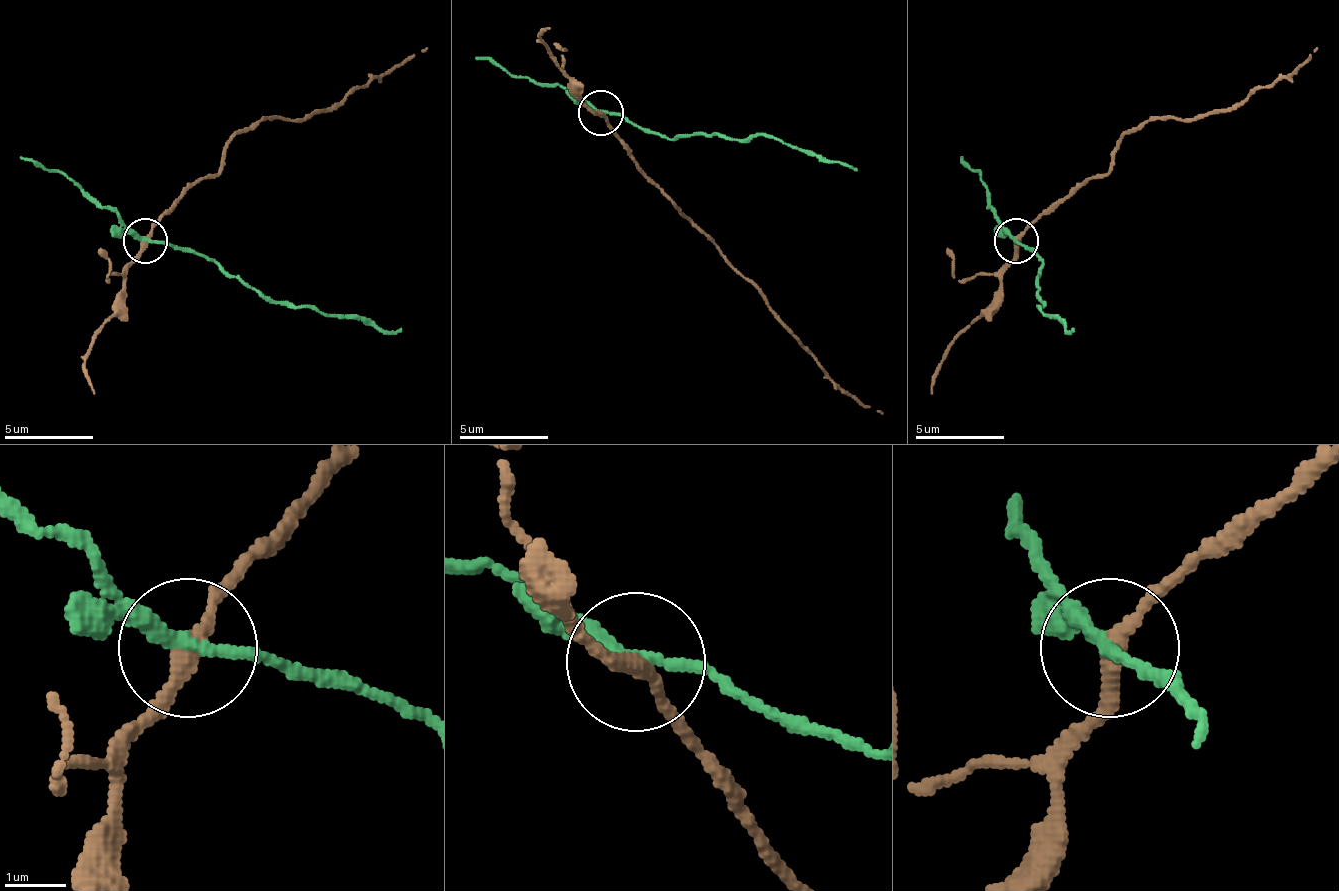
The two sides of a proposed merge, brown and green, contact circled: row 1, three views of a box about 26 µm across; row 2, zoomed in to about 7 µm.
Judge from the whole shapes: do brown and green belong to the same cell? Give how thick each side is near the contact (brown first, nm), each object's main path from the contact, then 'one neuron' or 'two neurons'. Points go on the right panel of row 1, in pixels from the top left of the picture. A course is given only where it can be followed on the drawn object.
280/200 nm | brown via (1017, 242), (1084, 184), (1111, 170), (1111, 153), (1124, 135), (1146, 121), (1231, 113), (1293, 68), (1315, 46) | green via (1017, 242), (1039, 259), (1044, 300), (1039, 308), (1066, 331), (1075, 326) | two neurons

